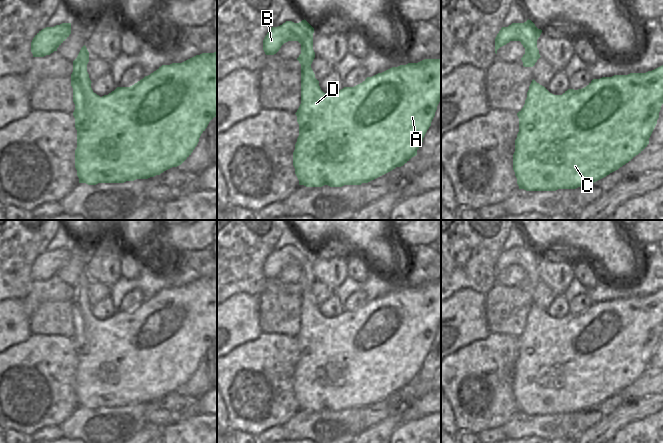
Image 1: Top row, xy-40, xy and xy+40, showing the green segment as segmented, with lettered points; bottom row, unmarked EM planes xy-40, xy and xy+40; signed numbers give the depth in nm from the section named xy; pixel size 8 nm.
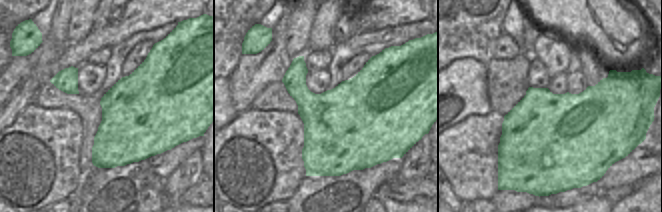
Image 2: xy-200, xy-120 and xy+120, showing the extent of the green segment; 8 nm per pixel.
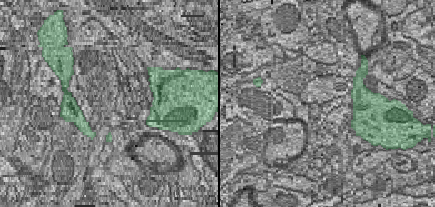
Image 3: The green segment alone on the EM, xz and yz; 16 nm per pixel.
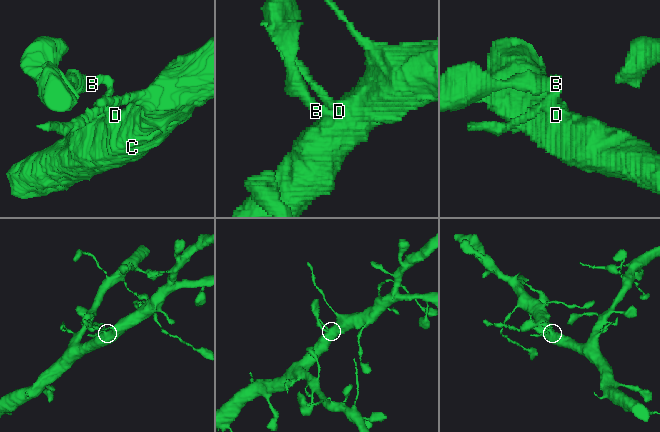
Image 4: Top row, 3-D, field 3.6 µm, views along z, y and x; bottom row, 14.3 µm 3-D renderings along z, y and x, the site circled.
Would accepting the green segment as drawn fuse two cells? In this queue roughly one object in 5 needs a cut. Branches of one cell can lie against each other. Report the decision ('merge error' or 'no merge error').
no merge error

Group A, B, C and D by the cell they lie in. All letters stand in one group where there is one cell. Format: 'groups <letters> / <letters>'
groups A B C D

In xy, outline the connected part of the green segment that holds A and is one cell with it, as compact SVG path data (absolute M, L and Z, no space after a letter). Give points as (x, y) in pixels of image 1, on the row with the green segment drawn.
M305 19L299 23L286 21L278 27L272 27L263 40L266 55L276 54L288 41L298 41L301 44L301 54L297 58L301 64L301 104L295 113L299 124L299 136L293 152L293 166L299 185L361 185L403 166L417 155L441 101L441 59L424 59L418 63L392 67L367 77L354 87L344 87L336 93L324 93L311 68L315 58L313 33L314 28Z

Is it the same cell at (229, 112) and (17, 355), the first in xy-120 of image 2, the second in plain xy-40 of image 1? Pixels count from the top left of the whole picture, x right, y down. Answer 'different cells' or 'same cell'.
different cells

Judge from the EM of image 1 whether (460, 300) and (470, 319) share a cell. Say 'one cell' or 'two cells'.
one cell

